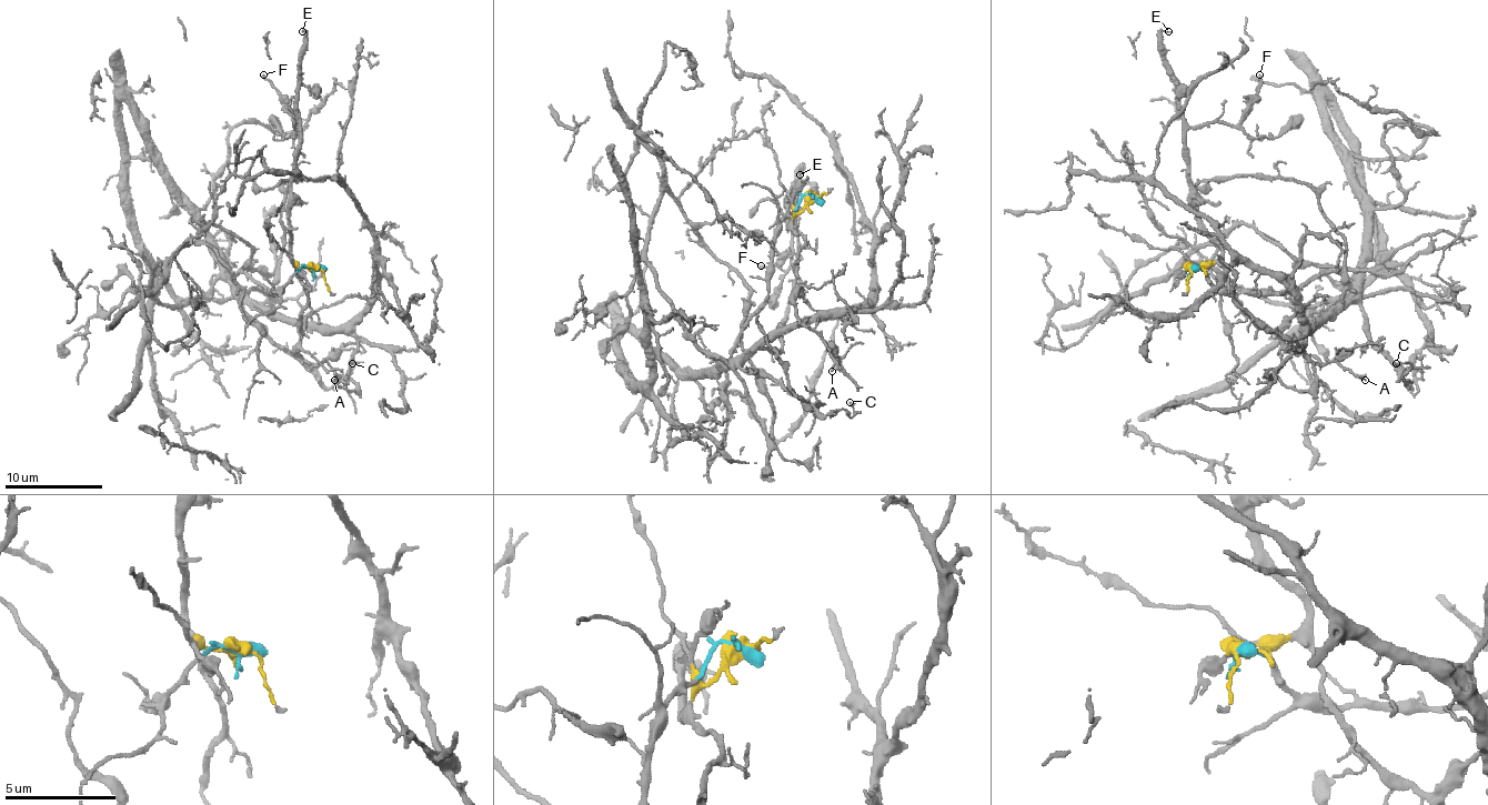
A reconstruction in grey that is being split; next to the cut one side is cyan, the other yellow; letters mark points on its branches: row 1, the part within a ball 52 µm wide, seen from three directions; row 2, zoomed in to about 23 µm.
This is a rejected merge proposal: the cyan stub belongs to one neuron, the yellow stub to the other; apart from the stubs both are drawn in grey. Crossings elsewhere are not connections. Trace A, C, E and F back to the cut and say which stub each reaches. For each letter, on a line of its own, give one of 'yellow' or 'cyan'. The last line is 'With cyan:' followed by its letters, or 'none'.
A: yellow
C: cyan
E: yellow
F: yellow
With cyan: C

